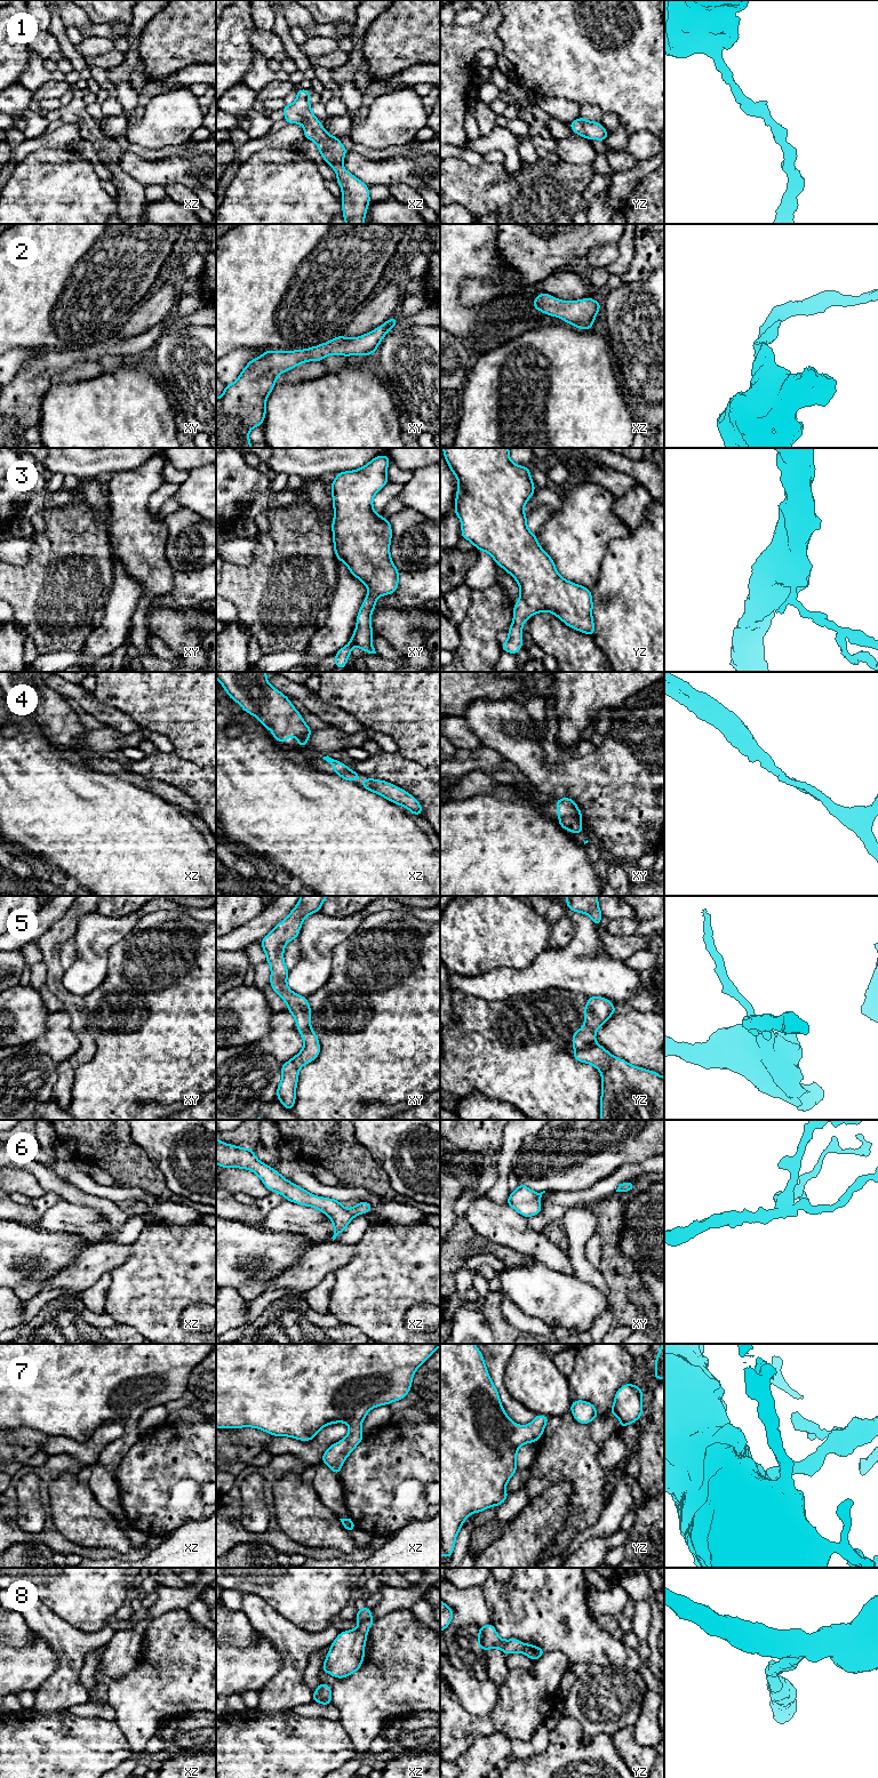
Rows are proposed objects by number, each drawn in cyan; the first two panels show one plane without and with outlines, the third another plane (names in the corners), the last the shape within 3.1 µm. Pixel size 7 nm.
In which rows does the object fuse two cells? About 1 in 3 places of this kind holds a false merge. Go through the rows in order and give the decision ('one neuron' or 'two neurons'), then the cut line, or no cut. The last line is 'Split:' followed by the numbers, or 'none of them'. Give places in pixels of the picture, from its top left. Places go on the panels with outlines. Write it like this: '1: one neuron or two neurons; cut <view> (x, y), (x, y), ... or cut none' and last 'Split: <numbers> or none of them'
1: one neuron; cut none
2: one neuron; cut none
3: one neuron; cut none
4: one neuron; cut none
5: one neuron; cut none
6: one neuron; cut none
7: one neuron; cut none
8: one neuron; cut none
Split: none of them

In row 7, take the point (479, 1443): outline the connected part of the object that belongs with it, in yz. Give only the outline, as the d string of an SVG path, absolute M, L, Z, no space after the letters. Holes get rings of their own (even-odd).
M440 1344L440 1555L446 1559L452 1557L456 1536L470 1514L481 1513L486 1508L500 1506L505 1501L509 1496L505 1491L506 1483L518 1469L516 1457L519 1448L528 1442L535 1443L542 1436L549 1419L548 1416L536 1415L533 1421L525 1426L512 1421L502 1407L498 1391L489 1377L485 1359L479 1348L474 1344Z

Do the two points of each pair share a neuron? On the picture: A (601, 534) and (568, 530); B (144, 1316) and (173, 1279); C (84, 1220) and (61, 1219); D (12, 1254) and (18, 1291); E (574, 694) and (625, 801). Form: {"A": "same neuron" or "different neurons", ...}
{"A": "same neuron", "B": "same neuron", "C": "same neuron", "D": "different neurons", "E": "different neurons"}

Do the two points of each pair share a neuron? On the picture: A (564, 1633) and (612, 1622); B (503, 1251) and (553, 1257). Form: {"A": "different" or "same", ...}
{"A": "different", "B": "different"}

